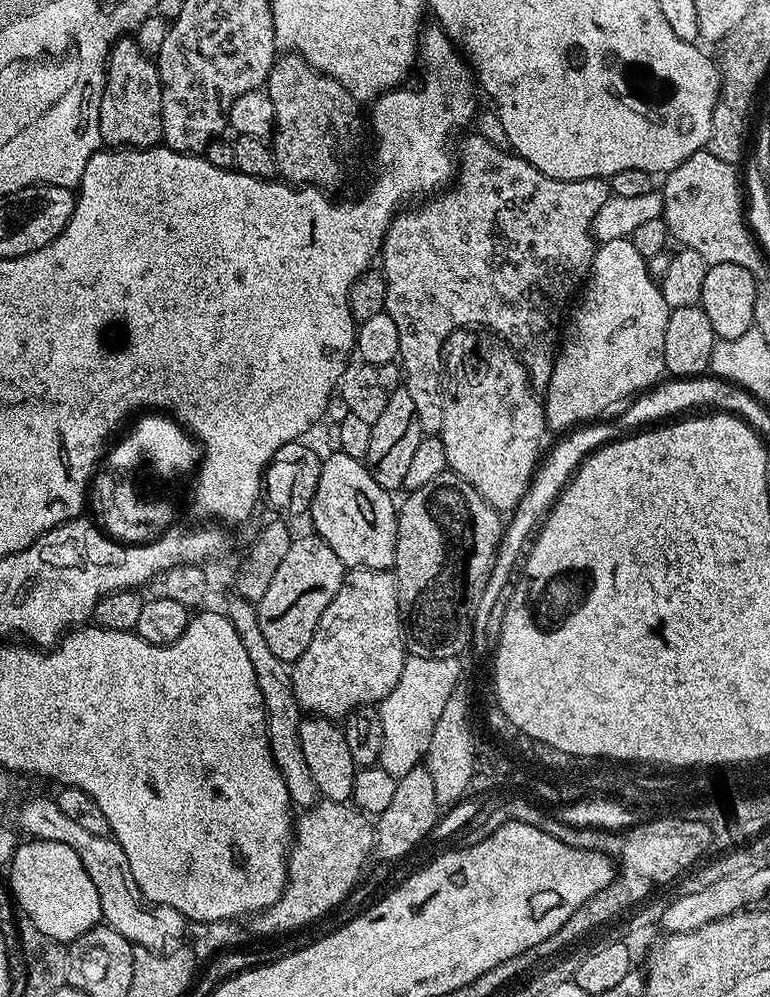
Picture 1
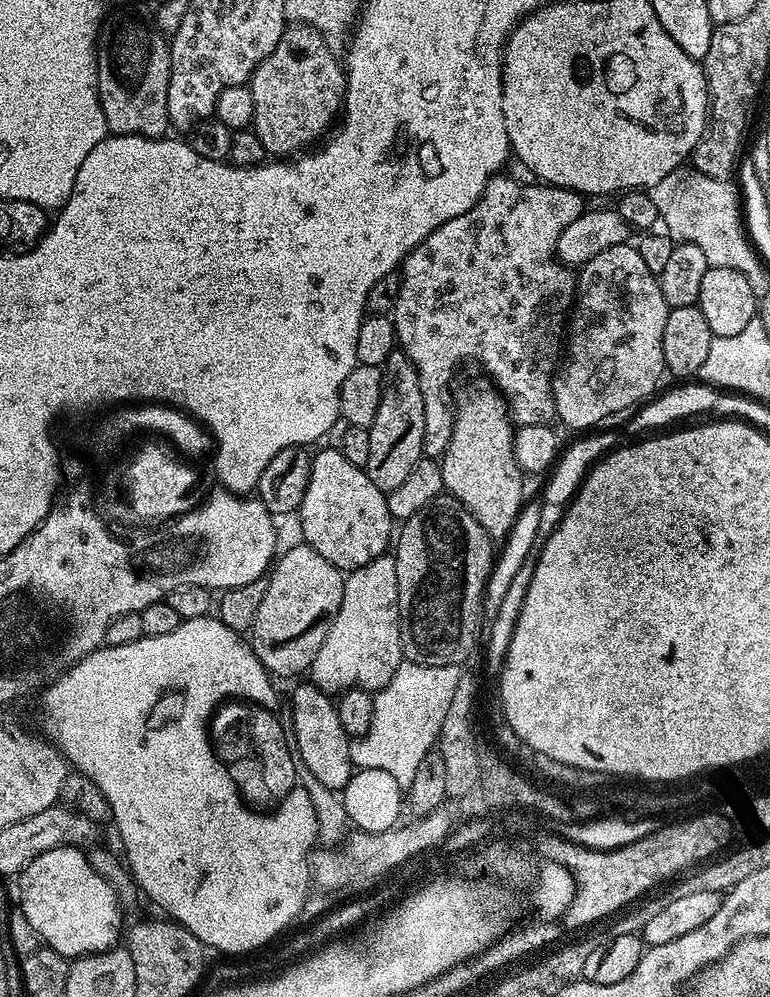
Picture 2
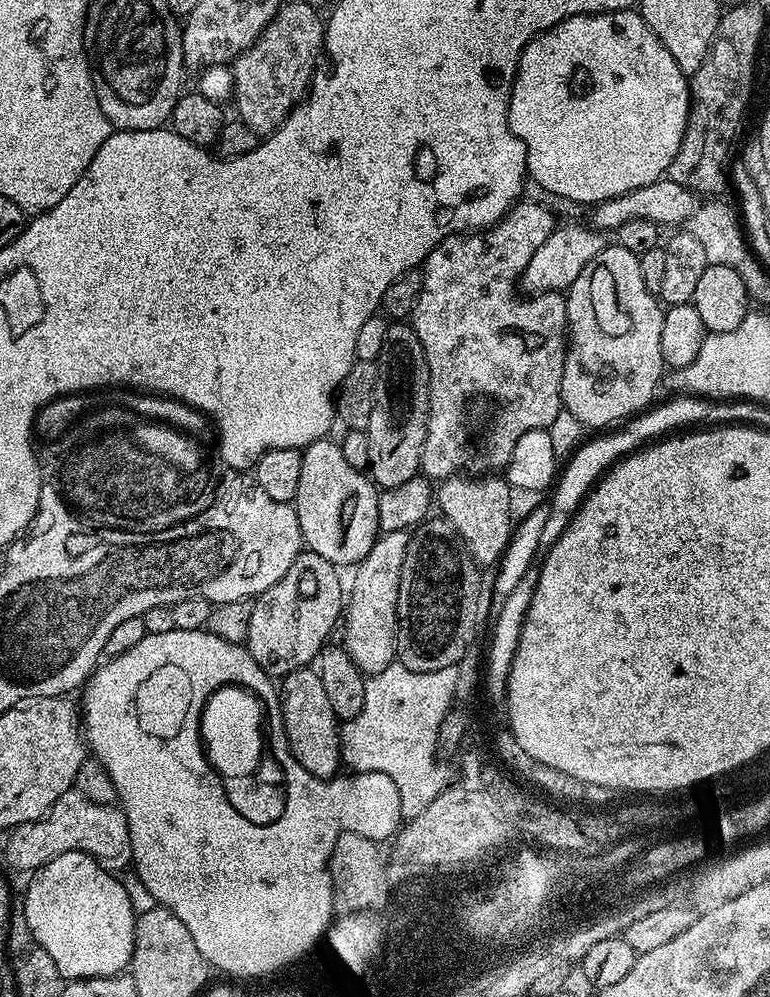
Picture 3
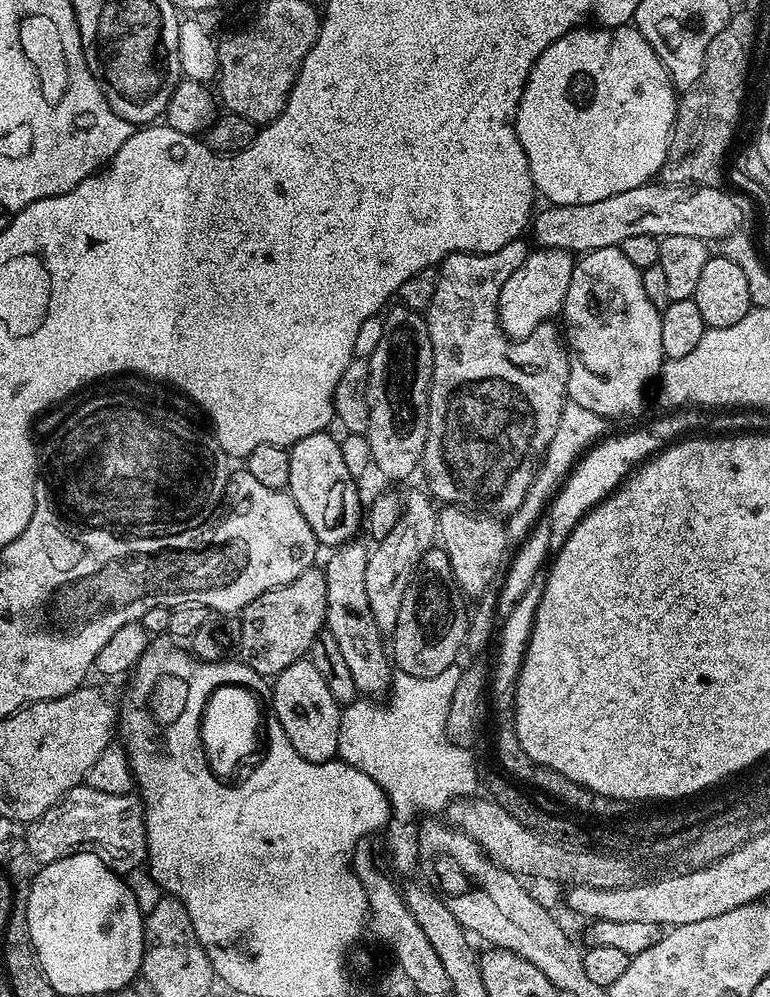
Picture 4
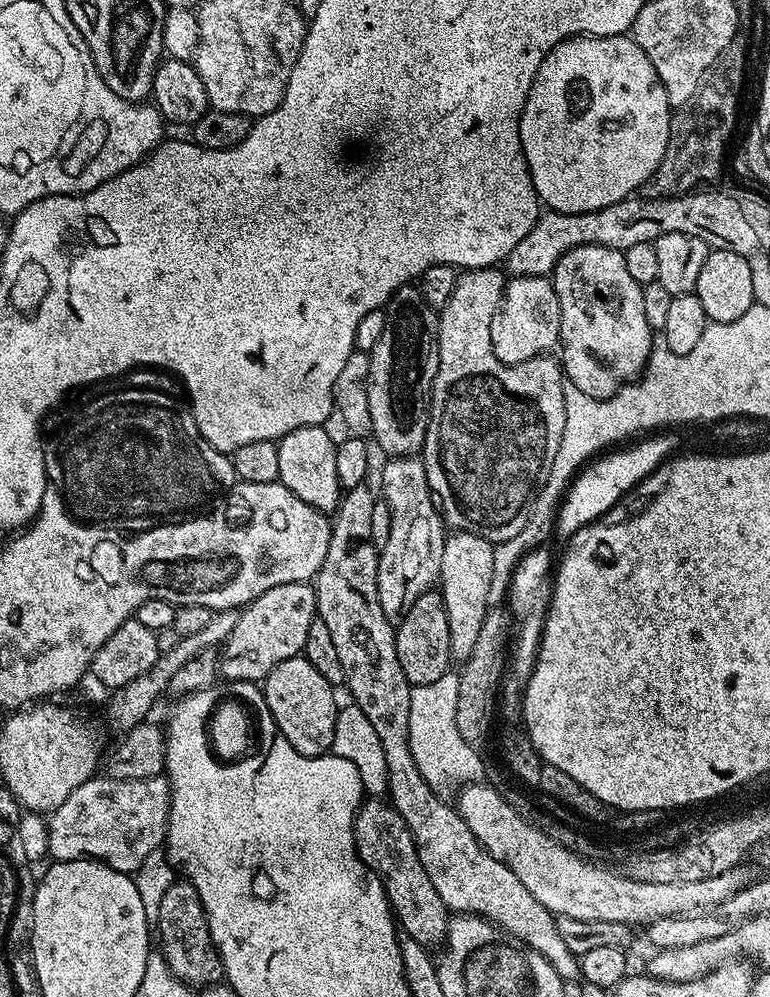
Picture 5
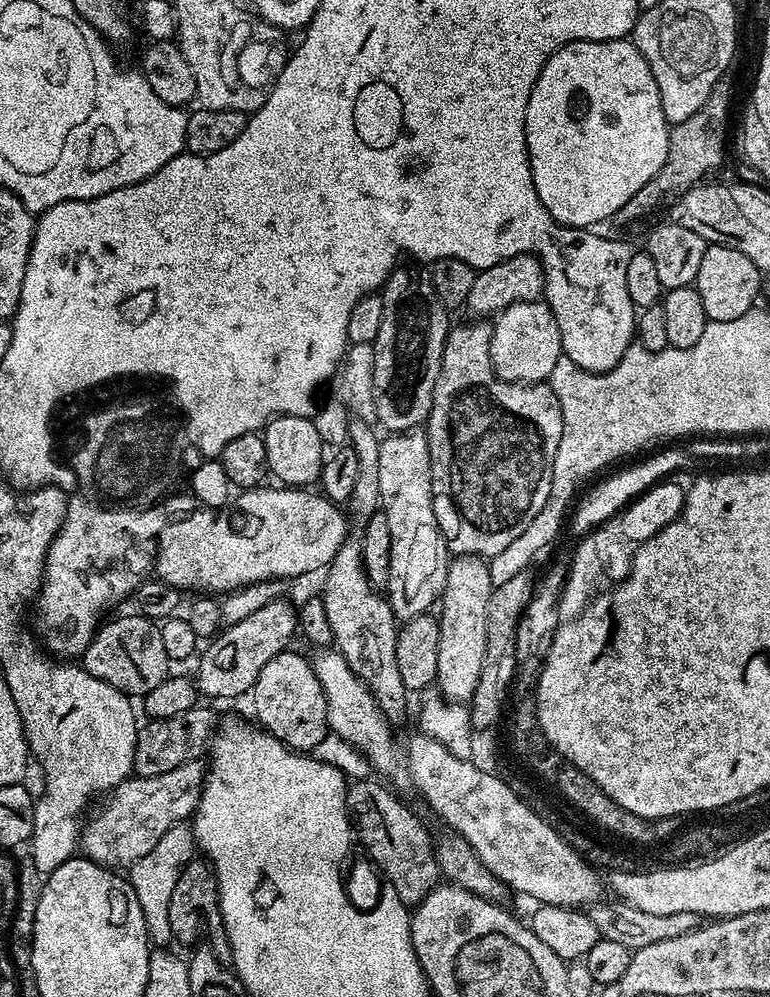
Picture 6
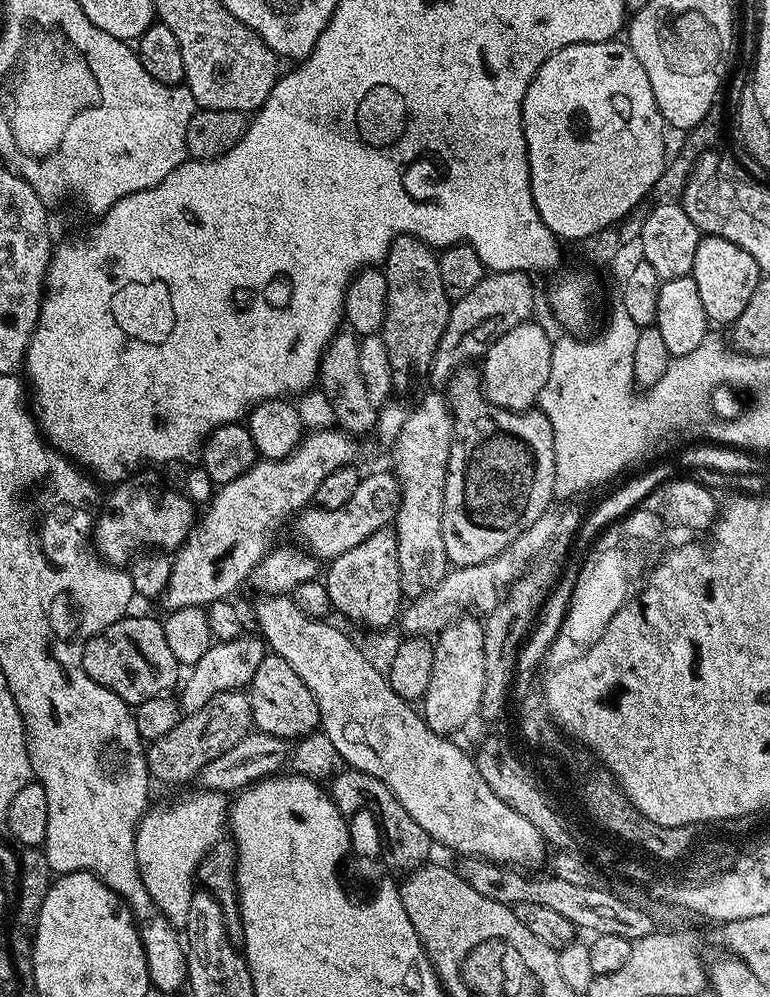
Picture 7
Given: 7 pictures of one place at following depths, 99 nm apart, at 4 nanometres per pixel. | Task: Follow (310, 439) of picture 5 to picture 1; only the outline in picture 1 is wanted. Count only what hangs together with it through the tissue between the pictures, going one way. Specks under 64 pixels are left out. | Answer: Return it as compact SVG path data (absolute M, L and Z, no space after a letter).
M336 450L333 456L325 455L320 466L318 478L318 490L312 499L310 517L315 535L321 536L338 554L338 558L344 564L345 569L369 568L370 570L388 570L396 557L396 513L397 501L392 501L393 493L387 488L378 486L374 478L368 472L368 465L363 460L350 458L350 454Z

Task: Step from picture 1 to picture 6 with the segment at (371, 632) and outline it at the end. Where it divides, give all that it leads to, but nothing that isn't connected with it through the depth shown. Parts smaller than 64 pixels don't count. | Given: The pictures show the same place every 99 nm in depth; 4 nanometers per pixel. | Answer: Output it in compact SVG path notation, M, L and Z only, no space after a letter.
M423 431L393 432L381 439L378 450L378 490L380 506L386 514L386 523L390 526L390 578L386 585L386 599L397 621L407 622L415 616L425 615L431 609L428 607L431 604L433 607L439 601L446 586L450 563L448 542L440 529L440 519L436 516L432 501L430 446Z

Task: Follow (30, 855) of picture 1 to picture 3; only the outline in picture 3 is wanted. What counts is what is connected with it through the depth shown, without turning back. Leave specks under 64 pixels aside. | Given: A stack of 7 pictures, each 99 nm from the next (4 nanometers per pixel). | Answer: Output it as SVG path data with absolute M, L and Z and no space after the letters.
M67 852L58 854L58 858L37 868L29 880L32 881L28 889L23 889L22 895L26 922L30 922L30 934L34 934L42 950L54 958L54 966L58 966L65 981L118 976L131 965L138 913L130 906L124 881L119 875L109 872L93 856L87 856L84 852Z

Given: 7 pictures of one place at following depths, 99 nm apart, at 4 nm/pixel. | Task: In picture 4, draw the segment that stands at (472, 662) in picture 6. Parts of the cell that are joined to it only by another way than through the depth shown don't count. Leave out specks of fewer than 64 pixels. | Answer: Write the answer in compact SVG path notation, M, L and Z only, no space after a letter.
M444 506L436 517L436 530L444 553L450 558L454 578L461 592L468 598L479 598L493 587L492 579L499 577L505 563L504 551L510 548L504 524L491 514L477 514L472 510L461 510L456 506Z

